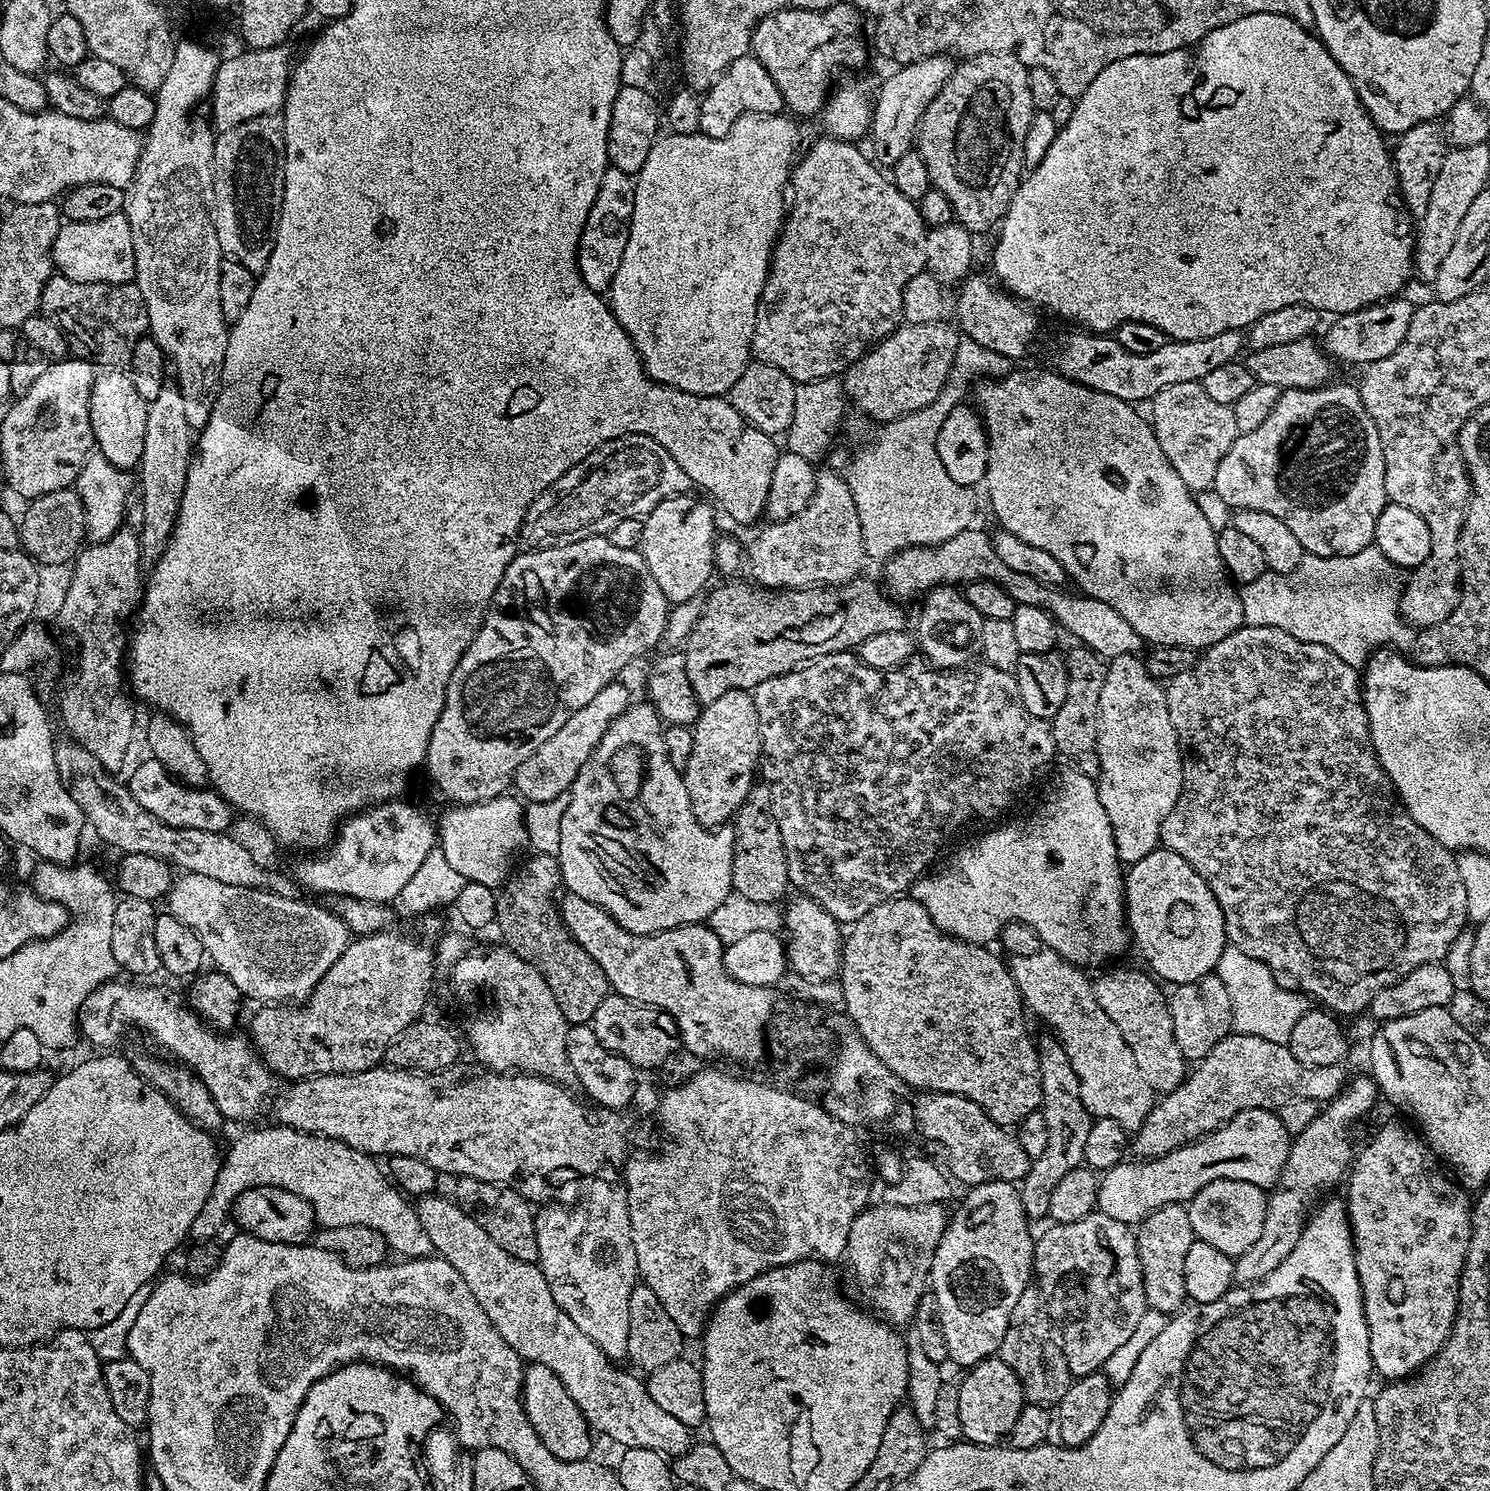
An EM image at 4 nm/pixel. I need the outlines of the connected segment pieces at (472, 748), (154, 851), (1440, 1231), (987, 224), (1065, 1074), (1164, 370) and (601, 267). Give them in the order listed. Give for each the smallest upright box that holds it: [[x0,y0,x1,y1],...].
[[426,535,670,806],[54,738,298,899],[1346,1124,1473,1382],[914,52,1034,233],[1018,1035,1094,1222],[1046,328,1246,406],[576,166,636,293]]

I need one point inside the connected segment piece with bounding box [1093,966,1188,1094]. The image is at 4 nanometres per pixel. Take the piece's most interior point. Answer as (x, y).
(1131, 997)

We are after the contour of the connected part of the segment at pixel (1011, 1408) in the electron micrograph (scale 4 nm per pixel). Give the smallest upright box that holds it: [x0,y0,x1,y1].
[958,1355,1026,1446]

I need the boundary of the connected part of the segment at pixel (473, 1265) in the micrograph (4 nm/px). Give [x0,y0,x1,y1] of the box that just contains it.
[415,1195,694,1458]

